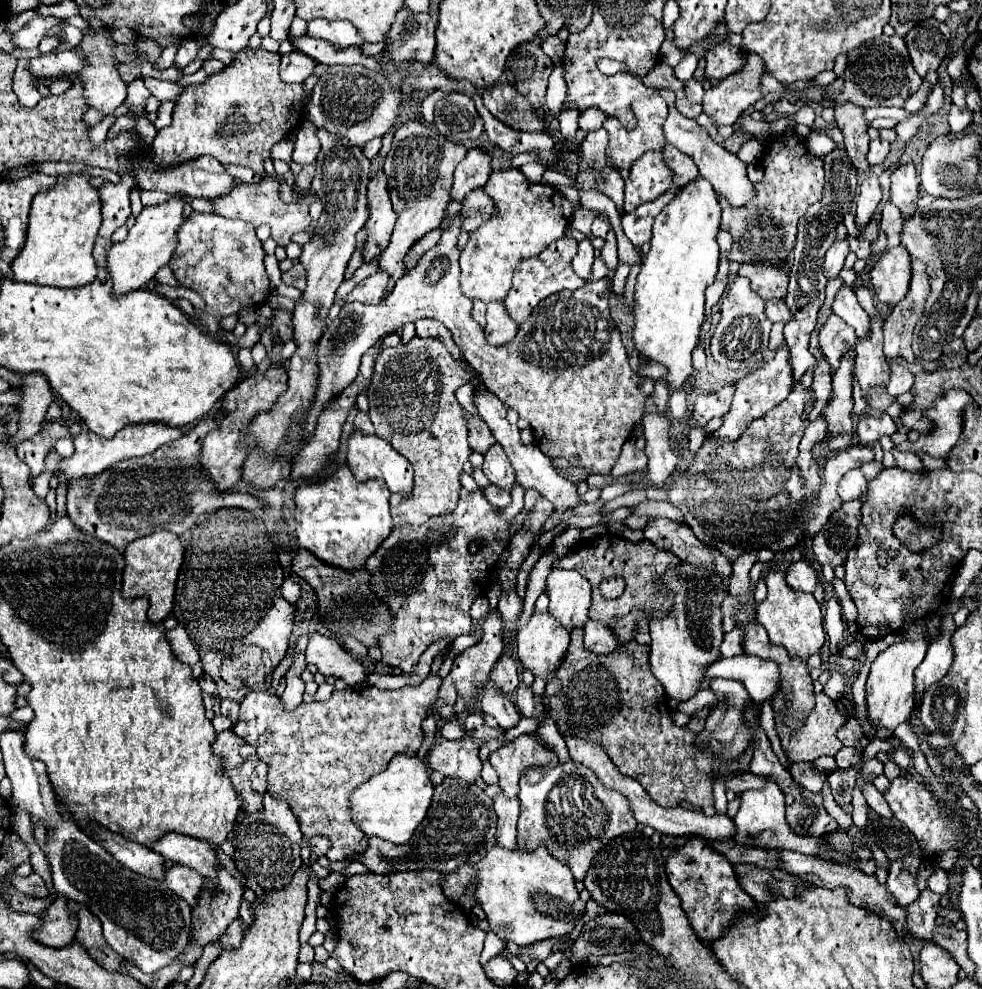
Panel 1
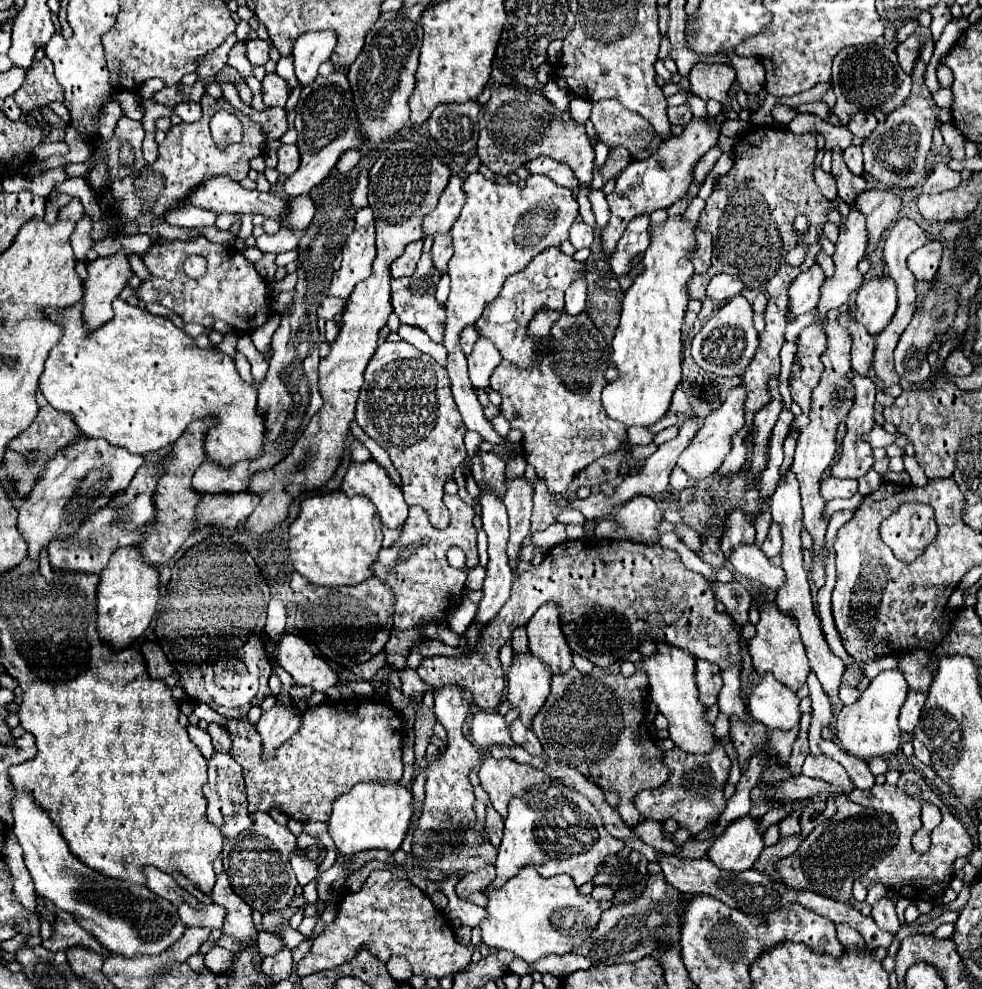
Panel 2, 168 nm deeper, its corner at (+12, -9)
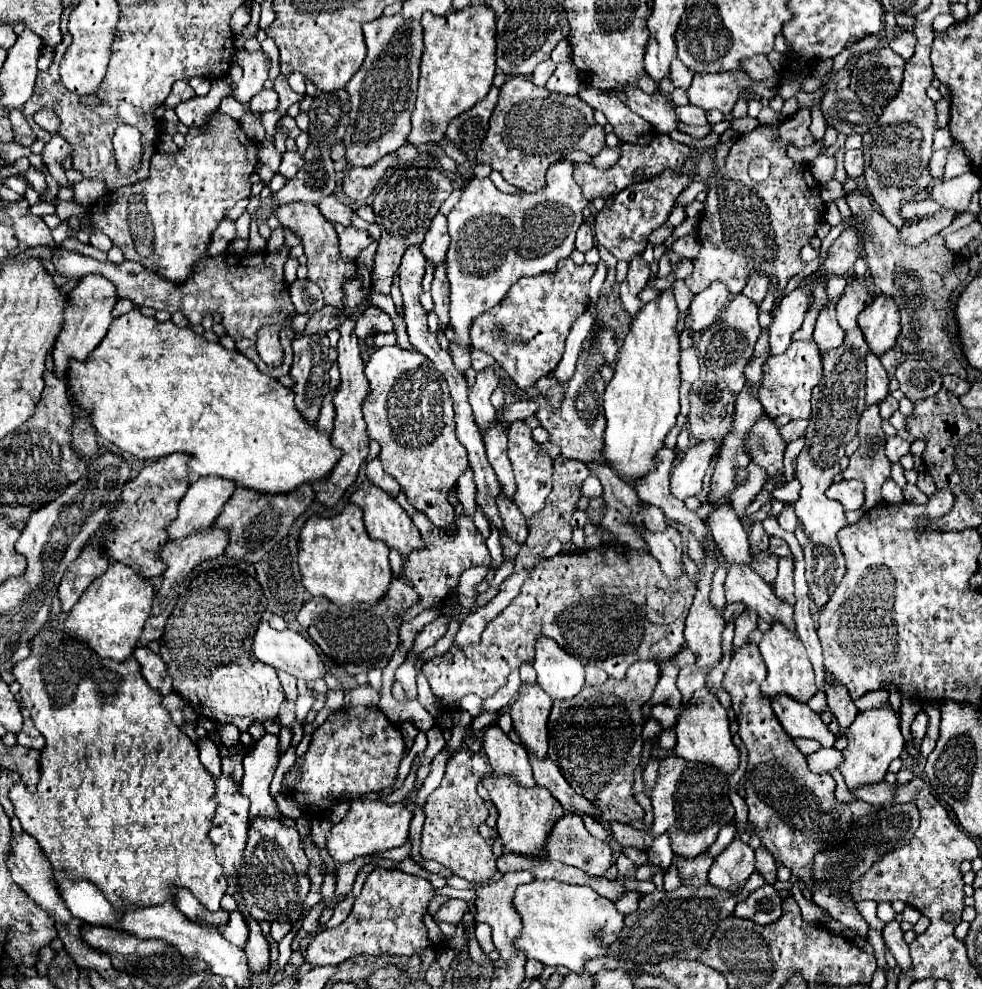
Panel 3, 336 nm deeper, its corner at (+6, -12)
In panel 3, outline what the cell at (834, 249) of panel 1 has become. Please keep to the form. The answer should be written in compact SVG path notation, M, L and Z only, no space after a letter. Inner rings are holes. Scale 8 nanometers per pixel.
M796 288L796 290L792 290L782 302L780 302L780 306L776 308L776 312L772 314L774 316L774 320L772 320L772 324L770 324L770 354L782 354L788 346L790 346L790 338L792 338L792 334L802 326L802 322L804 322L804 314L806 314L806 310L810 308L810 292L806 292L806 288Z

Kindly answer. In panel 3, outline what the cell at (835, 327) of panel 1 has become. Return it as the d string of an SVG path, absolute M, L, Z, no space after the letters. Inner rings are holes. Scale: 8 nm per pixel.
M792 342L790 348L784 354L770 356L764 364L764 376L762 376L762 388L758 392L760 402L770 418L776 416L790 416L790 418L810 418L810 394L812 388L822 378L822 360L820 360L820 348L810 342Z

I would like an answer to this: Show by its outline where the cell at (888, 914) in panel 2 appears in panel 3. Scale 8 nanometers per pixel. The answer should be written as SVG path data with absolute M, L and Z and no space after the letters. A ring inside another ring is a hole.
M896 920L888 922L882 930L882 936L884 936L886 946L894 954L898 966L902 970L908 970L912 966L912 960L910 960L910 954L908 954L908 944L904 942L904 932L900 930L900 922L896 922Z

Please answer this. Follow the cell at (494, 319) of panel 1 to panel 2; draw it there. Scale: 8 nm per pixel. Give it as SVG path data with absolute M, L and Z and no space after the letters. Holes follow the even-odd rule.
M480 337L474 345L472 355L468 355L468 371L474 389L484 393L490 391L490 375L500 365L500 361L502 357L498 349L486 337Z

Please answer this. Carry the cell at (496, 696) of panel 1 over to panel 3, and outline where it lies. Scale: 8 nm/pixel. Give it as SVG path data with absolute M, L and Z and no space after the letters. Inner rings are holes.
M492 724L482 734L482 748L496 776L512 774L522 786L534 786L528 754L522 744L514 744L498 724Z

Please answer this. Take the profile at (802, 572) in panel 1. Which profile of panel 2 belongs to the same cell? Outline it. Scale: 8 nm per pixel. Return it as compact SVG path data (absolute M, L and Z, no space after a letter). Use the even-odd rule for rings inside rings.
M738 545L732 549L730 565L736 567L740 575L766 589L780 589L784 585L784 569L770 563L756 545Z

